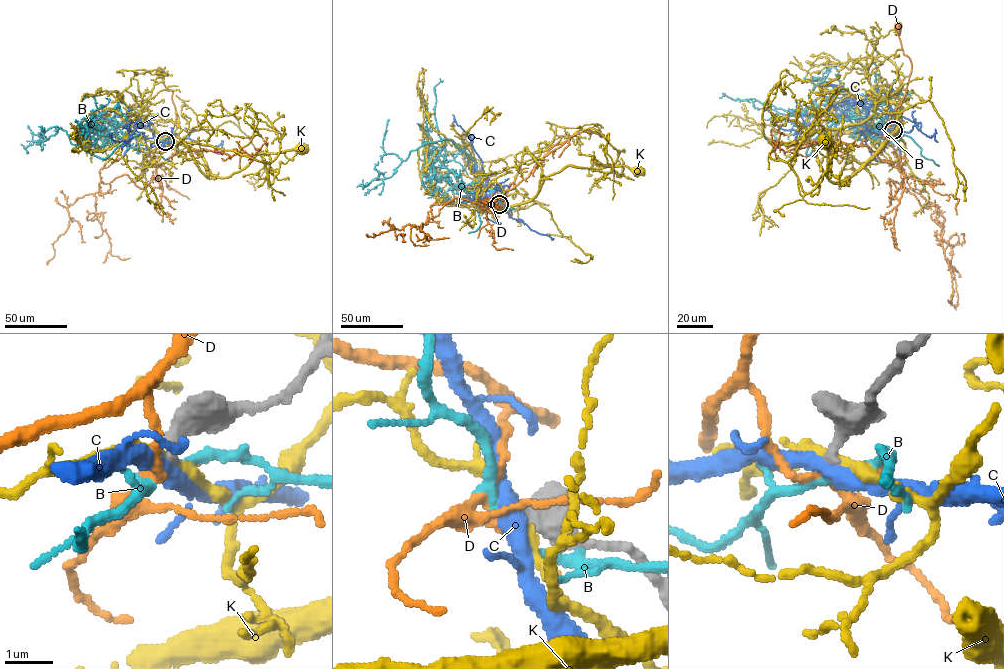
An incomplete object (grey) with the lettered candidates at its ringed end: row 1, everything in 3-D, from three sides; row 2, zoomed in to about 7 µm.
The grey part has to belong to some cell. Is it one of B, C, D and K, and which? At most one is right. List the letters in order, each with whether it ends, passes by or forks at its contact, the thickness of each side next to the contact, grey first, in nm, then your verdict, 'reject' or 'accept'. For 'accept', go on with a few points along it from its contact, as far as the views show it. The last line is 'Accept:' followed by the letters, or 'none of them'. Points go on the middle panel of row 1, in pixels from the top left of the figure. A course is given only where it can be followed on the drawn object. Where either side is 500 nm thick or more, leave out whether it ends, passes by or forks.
B: it passes by; 190 nm thick on the grey side, 200 nm on the other; reject
C: it passes by; 300 nm thick on the grey side, 380 nm on the other; reject
D: it forks there; 200 nm thick on the grey side, 170 nm on the other; reject
K: it forks there; 320 nm thick on the grey side, 180 nm on the other; reject
Accept: none of them

